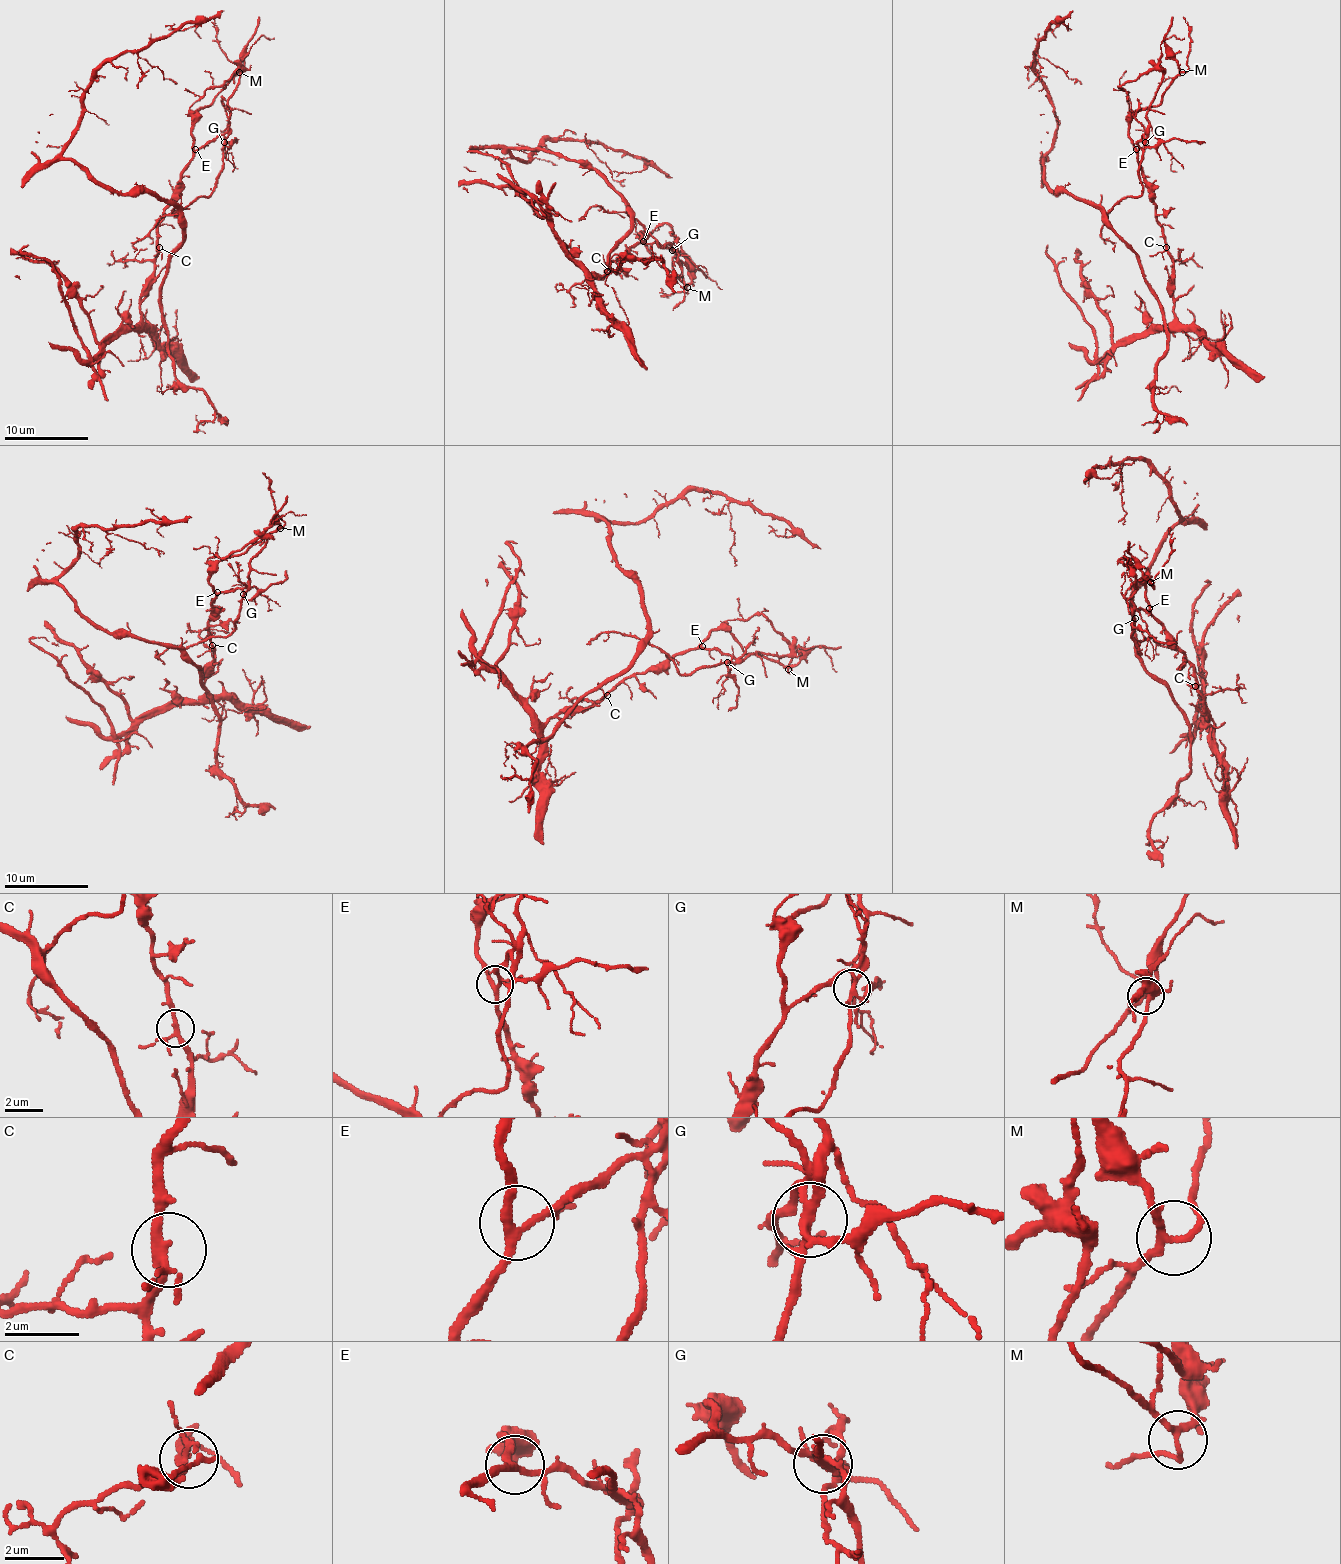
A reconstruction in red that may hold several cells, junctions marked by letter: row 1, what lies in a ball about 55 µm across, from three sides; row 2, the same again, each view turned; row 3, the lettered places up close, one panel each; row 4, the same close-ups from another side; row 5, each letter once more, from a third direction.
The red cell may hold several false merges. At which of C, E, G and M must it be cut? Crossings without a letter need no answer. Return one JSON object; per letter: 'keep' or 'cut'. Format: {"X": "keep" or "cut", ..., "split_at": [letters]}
{"C": "keep", "E": "keep", "G": "cut", "M": "keep", "split_at": ["G"]}

